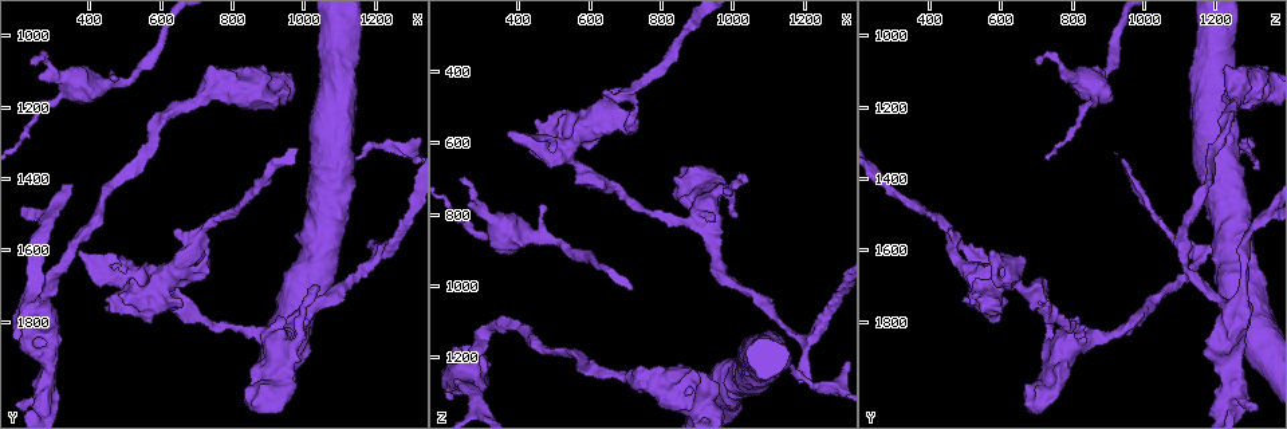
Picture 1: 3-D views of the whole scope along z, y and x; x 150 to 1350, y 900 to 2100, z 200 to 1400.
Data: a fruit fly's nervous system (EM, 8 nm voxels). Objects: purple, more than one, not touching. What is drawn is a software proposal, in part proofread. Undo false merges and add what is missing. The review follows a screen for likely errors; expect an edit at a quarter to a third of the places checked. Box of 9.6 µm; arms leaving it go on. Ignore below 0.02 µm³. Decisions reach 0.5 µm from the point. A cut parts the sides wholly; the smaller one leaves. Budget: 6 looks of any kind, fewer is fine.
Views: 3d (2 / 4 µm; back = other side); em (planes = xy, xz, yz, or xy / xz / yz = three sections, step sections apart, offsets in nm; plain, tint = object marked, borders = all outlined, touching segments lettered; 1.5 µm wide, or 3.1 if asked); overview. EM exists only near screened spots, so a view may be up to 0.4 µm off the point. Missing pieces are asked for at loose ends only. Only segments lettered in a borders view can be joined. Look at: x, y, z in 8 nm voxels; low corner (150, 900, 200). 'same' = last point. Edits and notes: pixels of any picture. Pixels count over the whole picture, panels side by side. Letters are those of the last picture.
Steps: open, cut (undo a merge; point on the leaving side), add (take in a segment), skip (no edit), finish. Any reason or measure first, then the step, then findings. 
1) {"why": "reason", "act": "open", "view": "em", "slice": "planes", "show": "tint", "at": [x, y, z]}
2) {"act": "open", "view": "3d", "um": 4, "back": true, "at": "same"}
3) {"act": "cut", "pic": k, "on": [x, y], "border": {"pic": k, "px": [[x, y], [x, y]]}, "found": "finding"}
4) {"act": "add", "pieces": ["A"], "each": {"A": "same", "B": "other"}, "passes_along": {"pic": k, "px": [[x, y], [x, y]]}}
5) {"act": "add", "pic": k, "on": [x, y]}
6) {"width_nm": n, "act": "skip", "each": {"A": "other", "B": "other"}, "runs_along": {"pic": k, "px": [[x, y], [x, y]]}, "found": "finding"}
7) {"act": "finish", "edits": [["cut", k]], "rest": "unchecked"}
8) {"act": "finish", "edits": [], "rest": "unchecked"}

{"why": "branch stops here", "act": "open", "view": "3d", "um": 2, "at": [1180, 1580, 1260]}

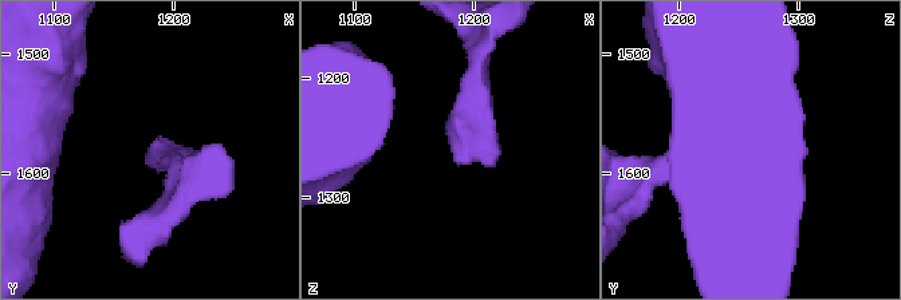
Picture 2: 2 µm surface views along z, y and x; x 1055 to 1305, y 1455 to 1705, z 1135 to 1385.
{"why": "now the EM", "act": "open", "view": "em", "slice": "planes", "show": "borders", "at": [1186, 1576, 1270]}

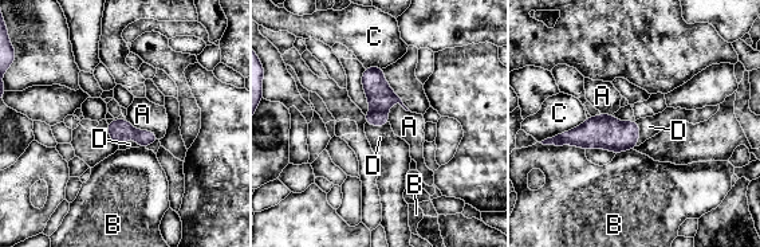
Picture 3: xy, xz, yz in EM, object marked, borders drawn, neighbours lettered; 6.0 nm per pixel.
{"longest_contact_nm": ["C", 280], "act": "add", "pieces": ["D"], "each": {"A": "other", "B": "other", "C": "other", "D": "same"}, "passes_along": {"pic": 3, "px": [[119, 129], [126, 137], [130, 142]]}, "found": "it goes on there"}

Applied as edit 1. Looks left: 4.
{"why": "an open end", "act": "open", "view": "em", "slice": "planes", "show": "borders", "at": [660, 1760, 510]}

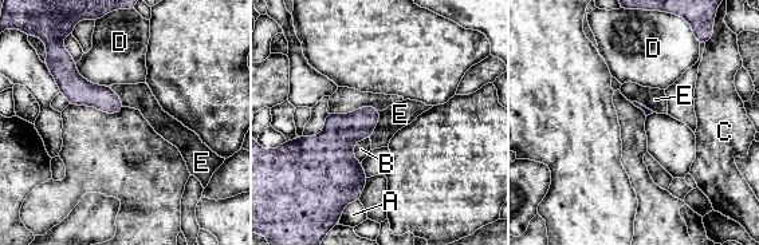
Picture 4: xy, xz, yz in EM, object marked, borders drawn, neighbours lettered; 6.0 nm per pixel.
{"longest_contact_nm": ["D", 260], "act": "skip", "each": {"A": "other", "B": "other", "C": "other", "D": "other", "E": "other"}, "runs_along": {"pic": 4, "px": [[56, 72], [81, 93], [118, 106]]}, "found": "none of them fits"}

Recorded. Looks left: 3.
{"why": "free end", "act": "open", "view": "em", "slice": "planes", "show": "borders", "at": [370, 1610, 580]}

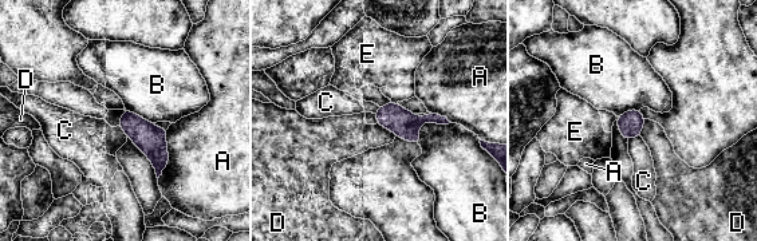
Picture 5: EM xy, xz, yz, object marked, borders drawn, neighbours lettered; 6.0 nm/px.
{"width_nm": 150, "act": "skip", "each": {"A": "other", "B": "other", "C": "other", "D": "other", "E": "other"}, "found": "no lettered segment goes on from it"}

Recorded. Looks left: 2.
{"act": "finish", "edits": [["add", 3]], "rest": "unchecked"}

